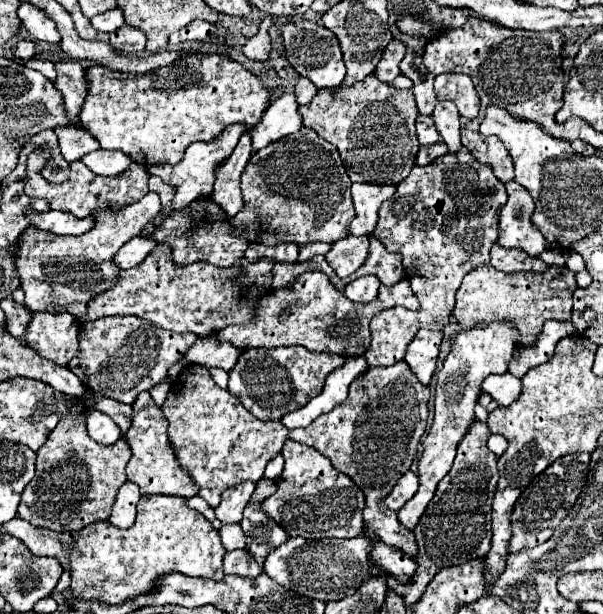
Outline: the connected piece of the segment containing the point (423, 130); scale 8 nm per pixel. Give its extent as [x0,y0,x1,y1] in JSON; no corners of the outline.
[416,116,440,146]

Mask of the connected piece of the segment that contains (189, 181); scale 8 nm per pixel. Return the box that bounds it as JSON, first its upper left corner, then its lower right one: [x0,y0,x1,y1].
[140,124,248,240]

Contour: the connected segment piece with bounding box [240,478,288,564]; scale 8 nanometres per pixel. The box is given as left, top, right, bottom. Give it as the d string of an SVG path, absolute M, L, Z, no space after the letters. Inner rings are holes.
M260 478L250 498L250 504L244 510L244 518L240 522L246 534L248 552L254 554L254 558L258 558L258 564L264 564L266 556L288 540L288 534L282 530L282 526L260 508L264 498L272 496L274 492L276 492L276 480Z

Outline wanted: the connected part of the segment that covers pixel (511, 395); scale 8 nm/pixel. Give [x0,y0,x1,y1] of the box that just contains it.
[482,372,522,408]

